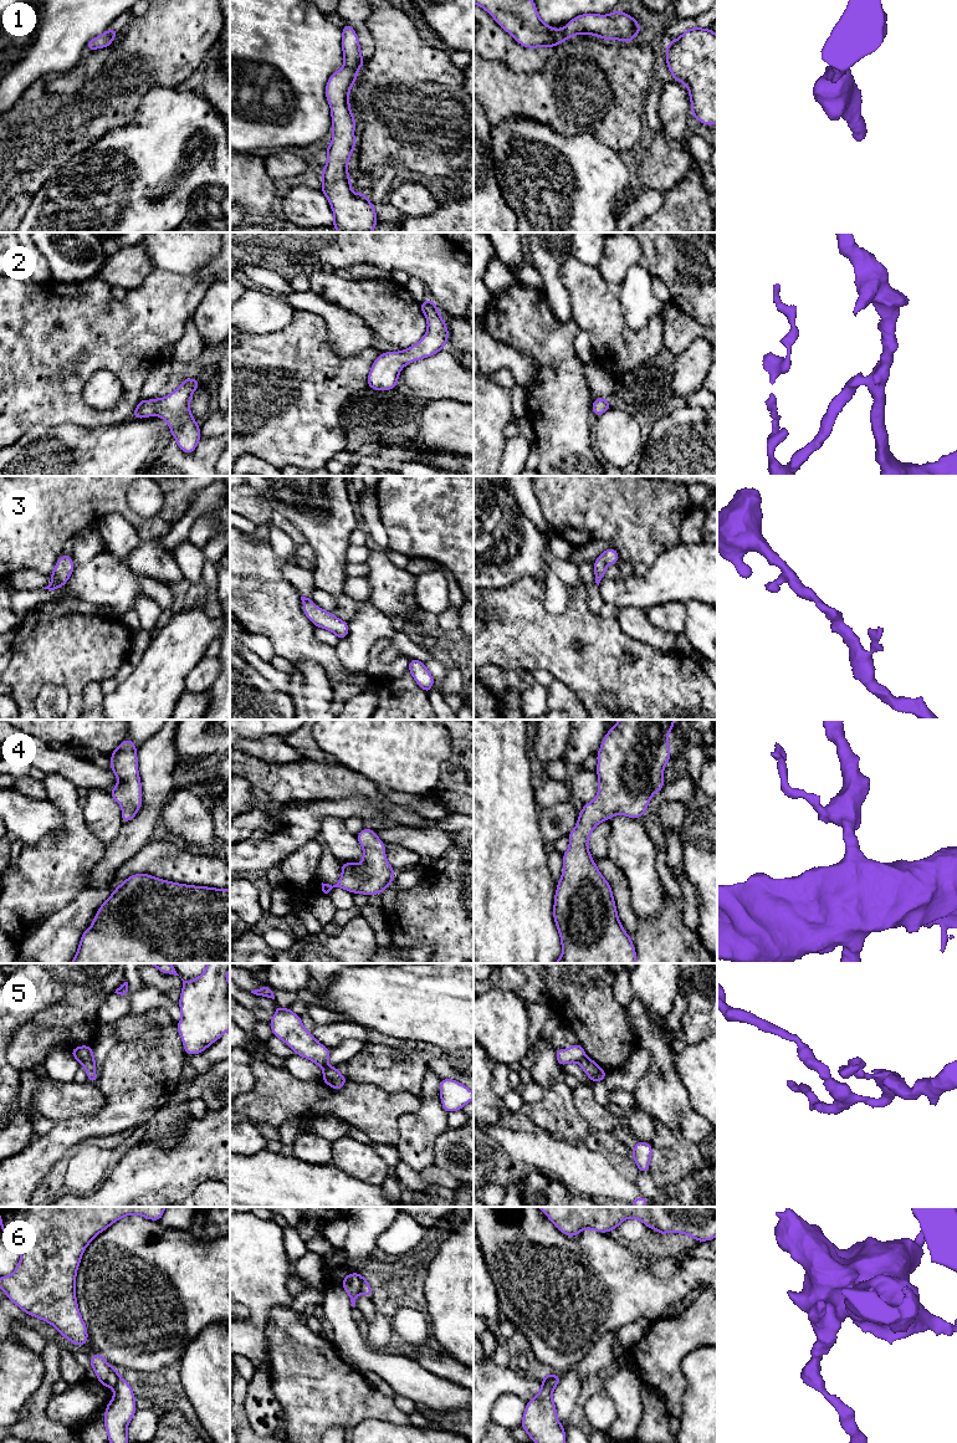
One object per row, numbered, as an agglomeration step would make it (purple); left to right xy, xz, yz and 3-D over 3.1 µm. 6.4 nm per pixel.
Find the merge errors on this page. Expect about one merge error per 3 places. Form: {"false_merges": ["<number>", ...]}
{"false_merges": ["5", "6"]}

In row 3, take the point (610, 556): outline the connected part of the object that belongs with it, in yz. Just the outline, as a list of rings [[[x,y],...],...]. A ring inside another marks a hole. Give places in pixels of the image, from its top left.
[[[607,548],[599,558],[594,561],[594,575],[595,583],[599,585],[600,580],[605,574],[605,569],[609,564],[615,564],[619,562],[619,553],[614,548]]]

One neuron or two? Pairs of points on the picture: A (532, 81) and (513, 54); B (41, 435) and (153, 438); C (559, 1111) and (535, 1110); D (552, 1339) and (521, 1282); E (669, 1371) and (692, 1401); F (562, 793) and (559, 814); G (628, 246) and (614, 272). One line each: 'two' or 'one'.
A: two
B: one
C: one
D: one
E: two
F: two
G: one

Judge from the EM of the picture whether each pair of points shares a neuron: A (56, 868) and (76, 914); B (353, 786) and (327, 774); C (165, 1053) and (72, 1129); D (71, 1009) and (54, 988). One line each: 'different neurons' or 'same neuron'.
A: different neurons
B: same neuron
C: same neuron
D: different neurons

